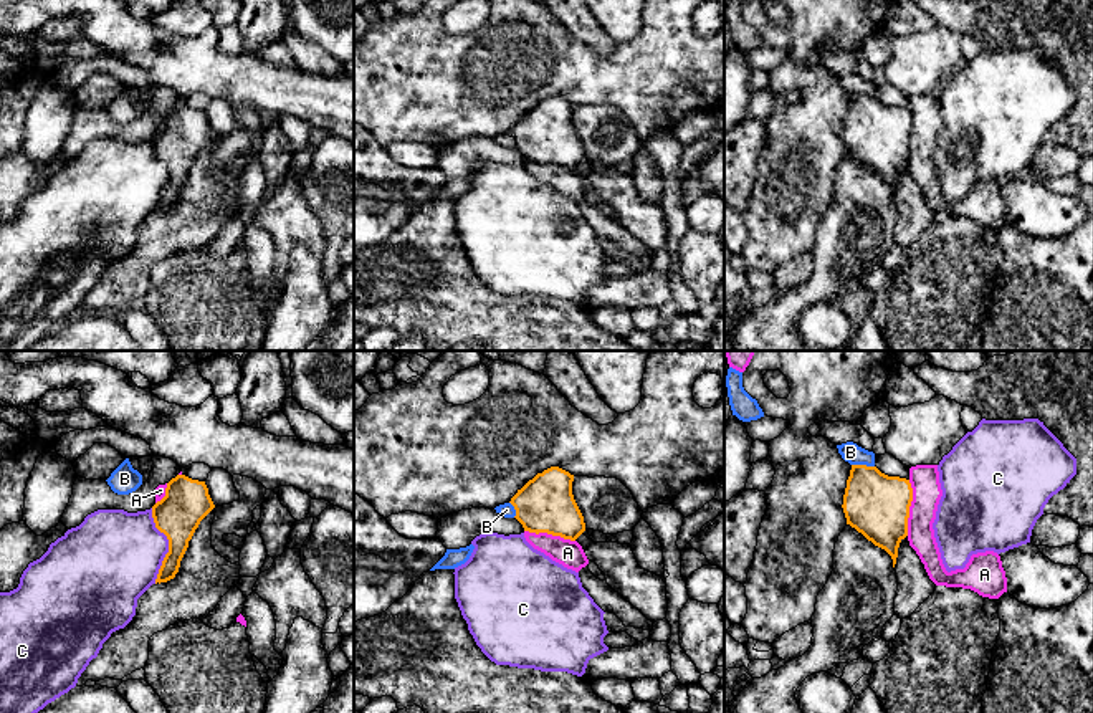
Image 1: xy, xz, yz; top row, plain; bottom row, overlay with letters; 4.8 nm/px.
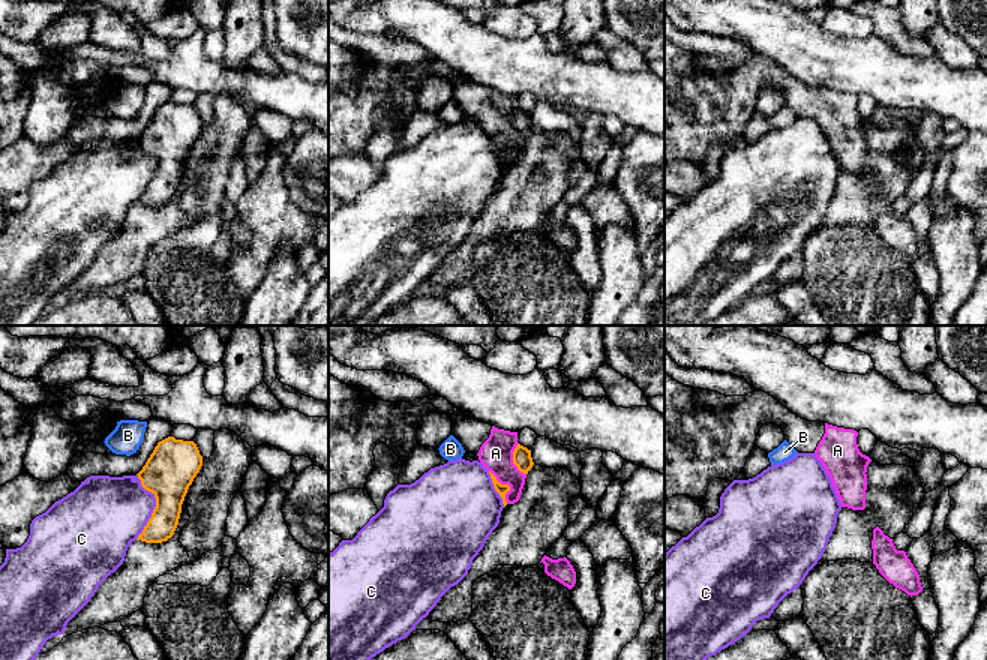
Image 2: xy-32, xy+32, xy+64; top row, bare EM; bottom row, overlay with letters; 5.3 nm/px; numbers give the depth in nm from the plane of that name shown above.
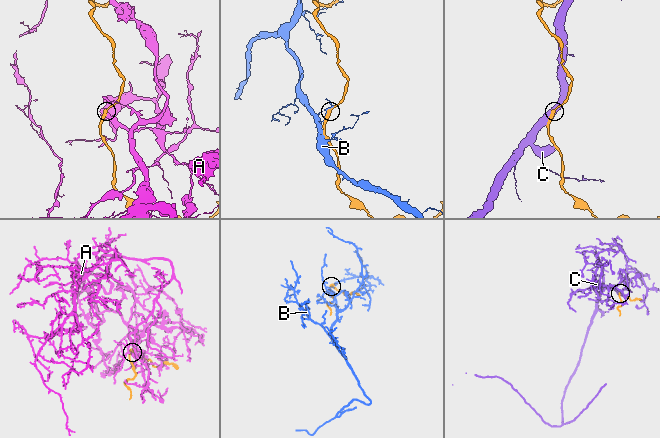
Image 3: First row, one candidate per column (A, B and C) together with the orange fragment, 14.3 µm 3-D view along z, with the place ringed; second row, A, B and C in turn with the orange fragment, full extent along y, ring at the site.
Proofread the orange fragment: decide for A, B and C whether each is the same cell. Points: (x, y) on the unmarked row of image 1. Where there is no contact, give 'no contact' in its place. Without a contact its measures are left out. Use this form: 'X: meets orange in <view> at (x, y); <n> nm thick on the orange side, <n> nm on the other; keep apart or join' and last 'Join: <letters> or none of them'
A: meets orange in yz at (908, 138); 300 nm thick on the orange side, 140 nm on the other; keep apart
B: meets orange in yz at (863, 95); 300 nm thick on the orange side, 100 nm on the other; keep apart
C: meets orange in xy at (169, 176); 220 nm thick on the orange side, 420 nm on the other; keep apart
Join: none of them

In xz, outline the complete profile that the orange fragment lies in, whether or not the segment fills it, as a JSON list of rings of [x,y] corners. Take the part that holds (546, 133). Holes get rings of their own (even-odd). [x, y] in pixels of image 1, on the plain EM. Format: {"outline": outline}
{"outline": [[[551,96],[537,103],[511,127],[516,149],[529,162],[547,162],[575,170],[584,160],[584,146],[572,124],[574,104]]]}

